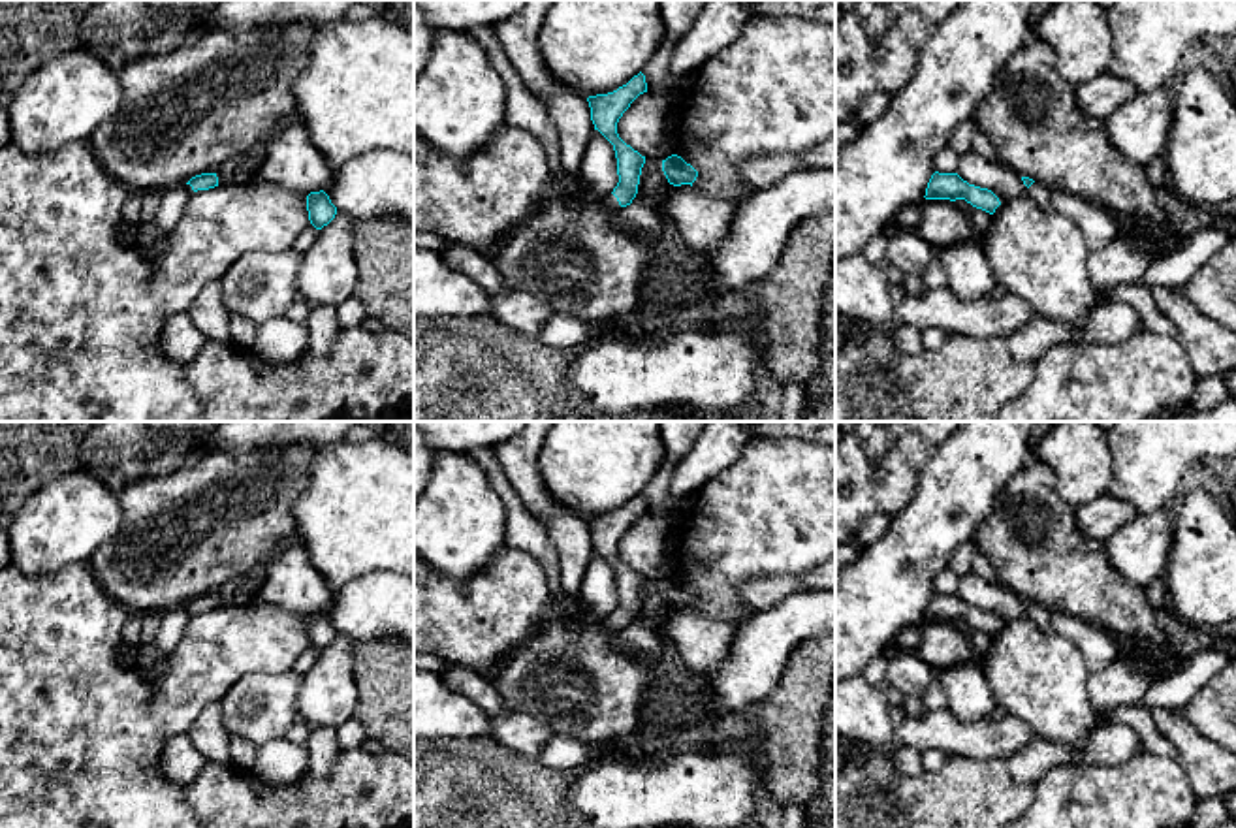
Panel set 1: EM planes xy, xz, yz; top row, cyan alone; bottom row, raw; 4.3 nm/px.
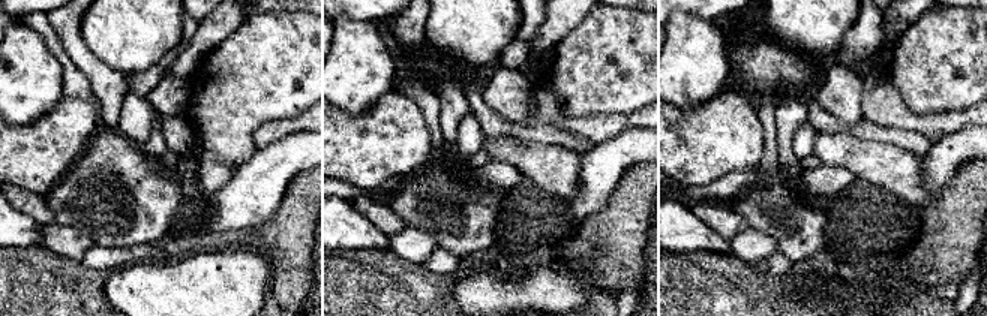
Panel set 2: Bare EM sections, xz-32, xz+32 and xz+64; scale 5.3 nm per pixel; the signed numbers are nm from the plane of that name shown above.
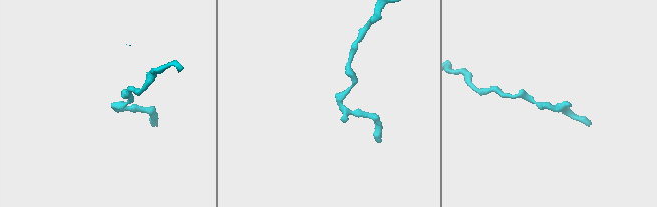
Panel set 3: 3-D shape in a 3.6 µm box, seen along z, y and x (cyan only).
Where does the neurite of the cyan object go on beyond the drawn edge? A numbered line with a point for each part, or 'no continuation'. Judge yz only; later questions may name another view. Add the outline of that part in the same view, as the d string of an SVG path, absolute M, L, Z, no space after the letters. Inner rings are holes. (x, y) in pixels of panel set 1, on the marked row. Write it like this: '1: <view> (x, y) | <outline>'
1: yz (1041, 194) | M1033 183L1029 192L1042 209L1052 209L1050 190L1044 184Z

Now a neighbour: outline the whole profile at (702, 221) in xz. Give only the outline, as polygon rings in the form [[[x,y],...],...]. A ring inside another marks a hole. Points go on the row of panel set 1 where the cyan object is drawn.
[[[640,183],[632,201],[636,199],[649,203],[658,216],[679,230],[689,247],[702,252],[715,248],[724,239],[736,211],[730,201],[705,196],[690,184],[666,184],[651,192]]]

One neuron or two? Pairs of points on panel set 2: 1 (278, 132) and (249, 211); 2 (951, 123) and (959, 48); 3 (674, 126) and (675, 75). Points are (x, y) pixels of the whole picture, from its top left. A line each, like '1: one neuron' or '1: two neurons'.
1: two neurons
2: two neurons
3: two neurons

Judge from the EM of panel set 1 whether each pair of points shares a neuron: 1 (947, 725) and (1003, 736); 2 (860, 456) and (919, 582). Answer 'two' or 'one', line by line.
1: one
2: two

